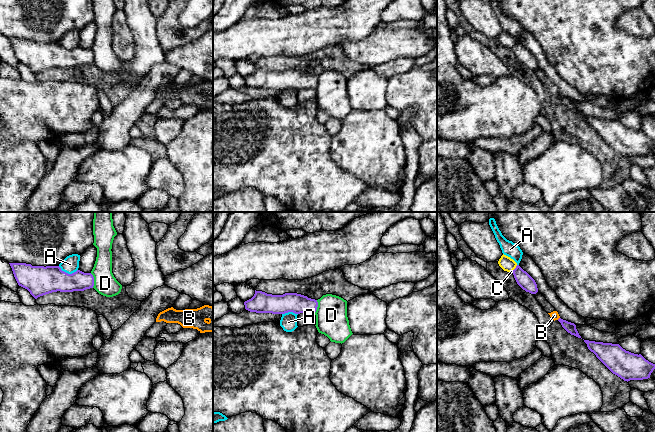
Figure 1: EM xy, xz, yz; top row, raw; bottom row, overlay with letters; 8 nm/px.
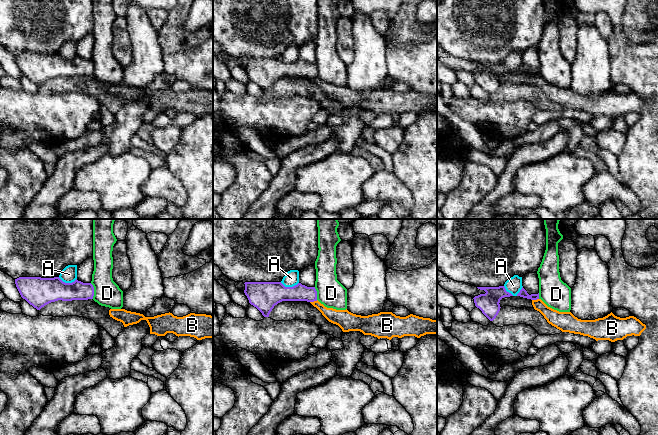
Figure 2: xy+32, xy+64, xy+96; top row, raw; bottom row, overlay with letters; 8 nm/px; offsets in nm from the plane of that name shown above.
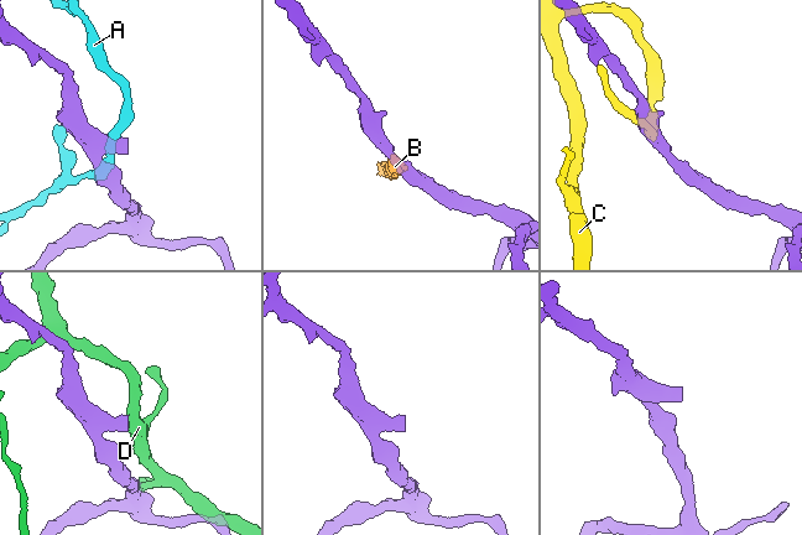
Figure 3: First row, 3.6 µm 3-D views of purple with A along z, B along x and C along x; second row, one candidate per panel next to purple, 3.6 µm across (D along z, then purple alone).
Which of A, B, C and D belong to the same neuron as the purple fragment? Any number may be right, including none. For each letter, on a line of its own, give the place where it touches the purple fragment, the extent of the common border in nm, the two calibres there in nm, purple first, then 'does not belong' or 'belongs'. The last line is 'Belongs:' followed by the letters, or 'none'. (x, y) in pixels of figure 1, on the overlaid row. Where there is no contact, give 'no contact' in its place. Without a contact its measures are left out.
A: xy (67, 273) | 160 nm | 240/140 nm | does not belong
B: no contact | does not belong
C: yz (514, 269) | 80 nm | 120/110 nm | does not belong
D: xy (93, 280) | 120 nm | 160/180 nm | does not belong
Belongs: none

